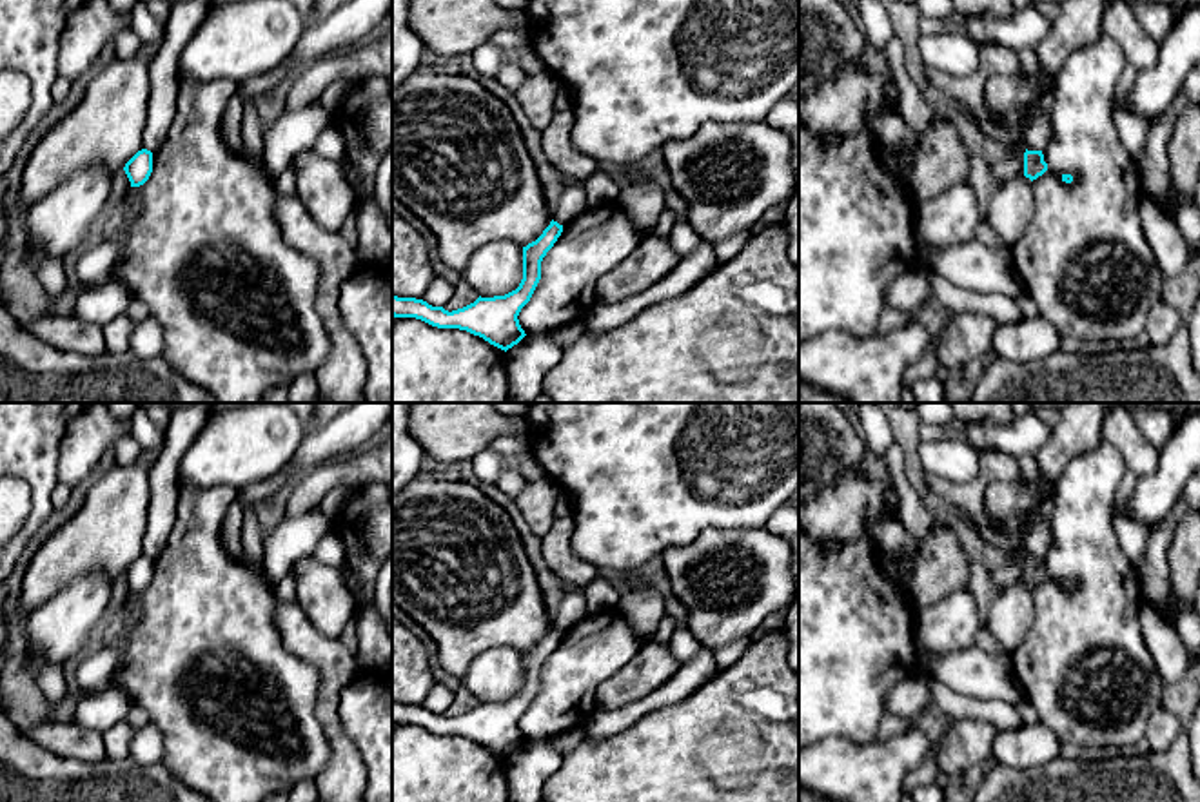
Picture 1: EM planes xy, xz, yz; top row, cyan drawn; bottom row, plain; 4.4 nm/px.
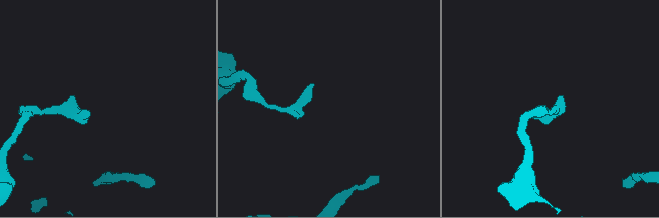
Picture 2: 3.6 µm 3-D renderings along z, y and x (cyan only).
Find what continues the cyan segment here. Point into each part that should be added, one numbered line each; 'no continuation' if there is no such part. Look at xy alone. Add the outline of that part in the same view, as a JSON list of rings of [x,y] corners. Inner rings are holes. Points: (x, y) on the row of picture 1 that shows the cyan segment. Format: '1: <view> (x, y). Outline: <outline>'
no continuation

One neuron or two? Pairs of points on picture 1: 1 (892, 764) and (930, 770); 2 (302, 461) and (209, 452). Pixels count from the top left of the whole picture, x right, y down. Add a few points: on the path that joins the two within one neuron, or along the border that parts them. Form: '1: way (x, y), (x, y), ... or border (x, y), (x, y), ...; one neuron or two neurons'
1: border (934, 750), (901, 782); two neurons
2: border (309, 432), (287, 463); two neurons

